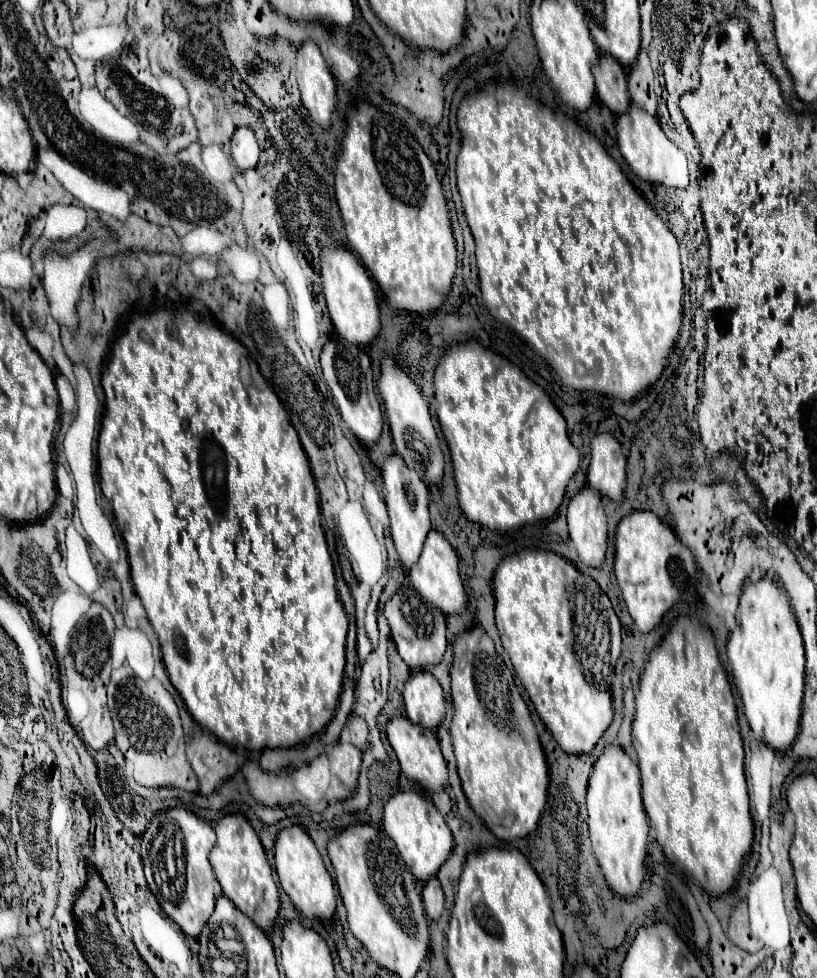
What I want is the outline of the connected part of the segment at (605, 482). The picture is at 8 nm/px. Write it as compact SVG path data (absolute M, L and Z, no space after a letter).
M611 433L591 439L591 465L587 473L587 487L611 501L623 499L625 489L625 457L621 445Z

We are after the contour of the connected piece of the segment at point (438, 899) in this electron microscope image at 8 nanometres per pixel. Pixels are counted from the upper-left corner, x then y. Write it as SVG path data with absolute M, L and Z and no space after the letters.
M431 877L425 887L423 887L423 905L425 905L425 911L427 911L427 917L431 921L437 921L443 913L443 907L445 907L445 895L443 895L443 889L437 881L437 877Z

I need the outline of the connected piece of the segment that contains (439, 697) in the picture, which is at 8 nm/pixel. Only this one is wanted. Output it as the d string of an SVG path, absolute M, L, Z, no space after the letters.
M413 671L403 689L405 711L411 723L435 731L445 717L445 695L437 679L427 671Z

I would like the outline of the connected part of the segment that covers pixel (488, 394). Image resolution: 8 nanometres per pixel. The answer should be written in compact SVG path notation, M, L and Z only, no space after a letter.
M467 341L463 345L453 345L449 347L437 369L435 369L435 399L437 399L437 417L439 417L439 423L441 423L441 429L443 429L443 435L447 439L447 445L449 445L449 451L451 451L451 459L453 459L453 469L455 469L455 481L459 481L459 505L463 509L463 513L467 515L469 521L473 523L479 523L481 527L487 527L491 531L509 531L513 527L523 527L523 525L531 525L535 521L543 521L543 519L551 519L561 501L563 501L563 495L565 495L565 489L571 481L571 477L575 475L575 471L579 469L579 453L577 449L571 445L569 441L569 435L567 435L567 425L565 425L565 419L563 415L557 411L557 407L551 403L551 399L547 397L547 393L535 385L531 379L527 379L515 365L511 365L509 361L505 361L501 355L481 347L477 341Z

